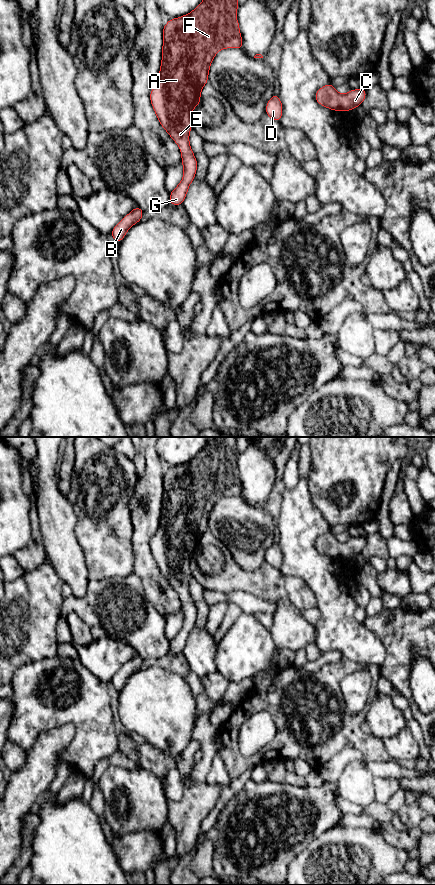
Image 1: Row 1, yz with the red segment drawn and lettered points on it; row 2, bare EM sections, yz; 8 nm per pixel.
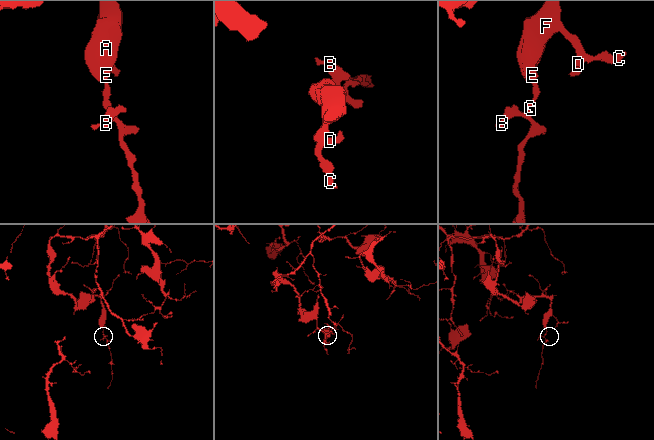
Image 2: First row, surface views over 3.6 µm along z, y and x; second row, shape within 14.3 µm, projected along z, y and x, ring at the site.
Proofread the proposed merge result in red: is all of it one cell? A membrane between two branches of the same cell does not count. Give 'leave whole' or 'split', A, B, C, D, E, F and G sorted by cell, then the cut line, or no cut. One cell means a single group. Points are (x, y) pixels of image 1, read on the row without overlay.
leave whole | A B C D E F G | no cut

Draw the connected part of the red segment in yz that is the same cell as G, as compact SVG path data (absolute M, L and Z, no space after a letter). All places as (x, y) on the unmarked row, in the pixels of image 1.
M208 437L205 447L191 461L176 467L170 467L163 476L162 511L159 526L150 541L151 552L162 575L170 585L178 592L182 602L184 615L183 627L170 641L170 651L174 654L181 653L185 647L190 631L194 628L197 617L197 609L189 593L189 581L191 578L190 564L192 558L201 550L200 541L208 530L208 521L211 510L216 501L224 496L242 497L242 485L239 471L236 467L236 458L239 455L236 444L237 437Z

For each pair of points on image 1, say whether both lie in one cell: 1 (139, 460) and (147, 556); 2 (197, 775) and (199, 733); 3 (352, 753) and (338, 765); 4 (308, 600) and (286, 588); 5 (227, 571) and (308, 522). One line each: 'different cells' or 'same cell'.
1: different cells
2: same cell
3: same cell
4: same cell
5: different cells

